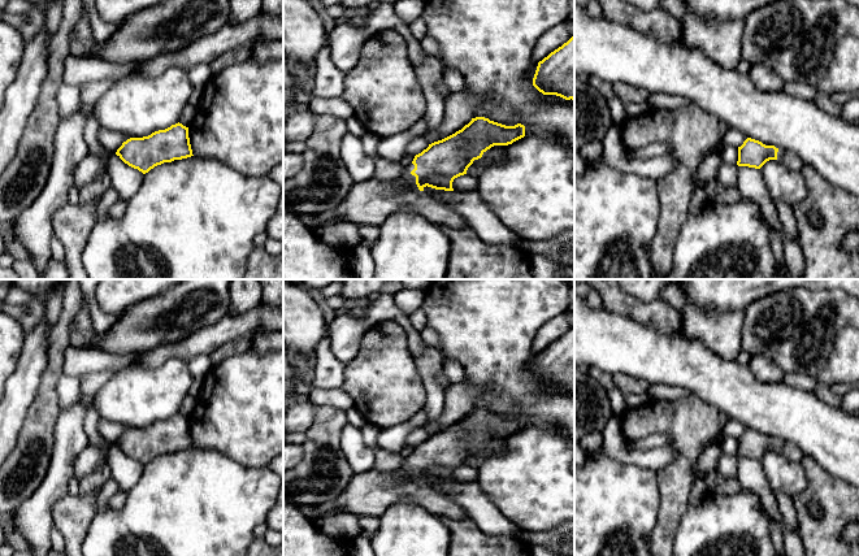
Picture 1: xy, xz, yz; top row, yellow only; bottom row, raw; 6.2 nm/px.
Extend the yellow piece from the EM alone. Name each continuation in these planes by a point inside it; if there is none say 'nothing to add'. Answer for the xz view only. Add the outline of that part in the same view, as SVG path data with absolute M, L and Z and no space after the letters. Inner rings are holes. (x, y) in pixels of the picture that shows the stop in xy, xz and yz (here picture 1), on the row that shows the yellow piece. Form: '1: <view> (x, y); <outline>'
1: xz (372, 202); M413 164L404 166L403 177L394 182L376 178L355 183L347 197L335 208L342 221L382 225L392 213L412 210L429 221L451 229L469 227L468 222L435 196L420 191L416 177L411 174Z

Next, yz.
1: yz (790, 160); M778 148L777 160L790 170L795 171L801 171L804 166L802 158L798 155L789 151L782 151L781 148Z

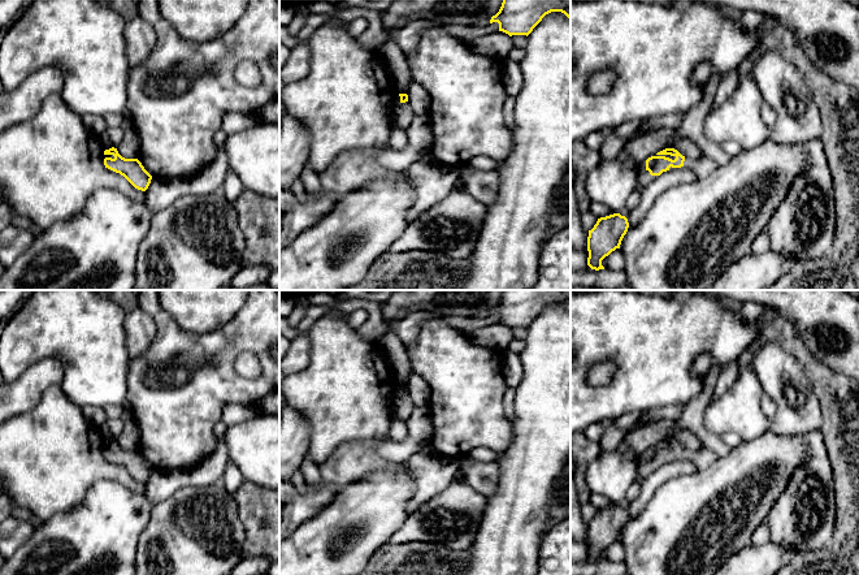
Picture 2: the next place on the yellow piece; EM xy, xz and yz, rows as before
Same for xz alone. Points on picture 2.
nothing to add

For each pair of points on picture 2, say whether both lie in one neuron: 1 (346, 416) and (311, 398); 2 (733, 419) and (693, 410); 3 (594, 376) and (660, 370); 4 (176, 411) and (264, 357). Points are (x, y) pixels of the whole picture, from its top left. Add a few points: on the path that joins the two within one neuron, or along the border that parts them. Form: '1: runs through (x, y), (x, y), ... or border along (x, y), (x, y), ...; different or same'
1: runs through (337, 407), (329, 400), (320, 400); same
2: border along (708, 403), (705, 411), (705, 426), (721, 436); different
3: border along (616, 367), (612, 377), (606, 384), (588, 384); different
4: runs through (195, 389), (237, 347), (242, 347); same

